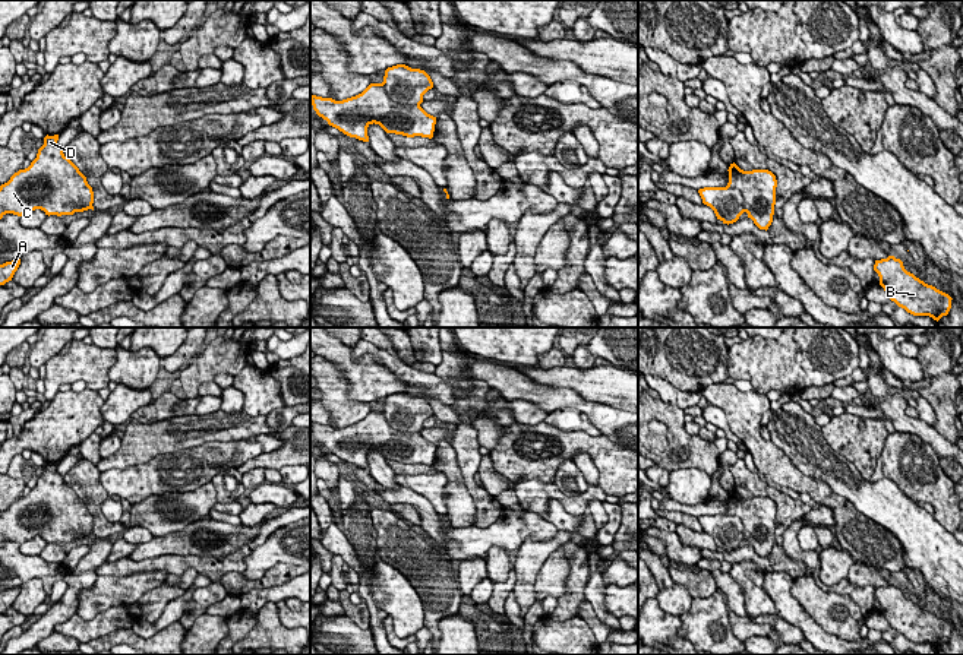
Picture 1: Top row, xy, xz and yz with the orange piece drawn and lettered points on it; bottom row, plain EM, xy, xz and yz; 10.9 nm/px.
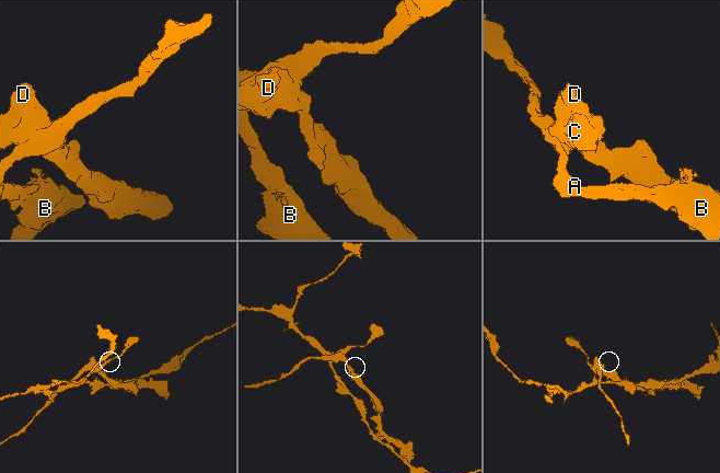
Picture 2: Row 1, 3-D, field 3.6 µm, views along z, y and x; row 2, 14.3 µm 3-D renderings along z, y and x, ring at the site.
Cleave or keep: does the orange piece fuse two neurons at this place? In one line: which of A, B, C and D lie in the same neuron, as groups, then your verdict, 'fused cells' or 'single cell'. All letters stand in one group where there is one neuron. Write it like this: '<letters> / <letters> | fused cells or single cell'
A B / C D | fused cells

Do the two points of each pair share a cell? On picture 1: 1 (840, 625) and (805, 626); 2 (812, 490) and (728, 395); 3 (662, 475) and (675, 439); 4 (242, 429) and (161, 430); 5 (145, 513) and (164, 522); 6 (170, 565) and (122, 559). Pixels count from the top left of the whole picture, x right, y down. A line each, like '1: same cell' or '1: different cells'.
1: different cells
2: same cell
3: different cells
4: same cell
5: same cell
6: same cell

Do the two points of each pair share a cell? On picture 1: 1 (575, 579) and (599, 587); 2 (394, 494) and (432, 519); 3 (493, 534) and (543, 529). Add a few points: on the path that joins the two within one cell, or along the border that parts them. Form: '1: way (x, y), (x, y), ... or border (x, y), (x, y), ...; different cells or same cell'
1: border (589, 579), (584, 588), (584, 598); different cells
2: way (404, 496), (411, 497), (423, 509); same cell
3: way (505, 532), (512, 528), (531, 528); same cell

